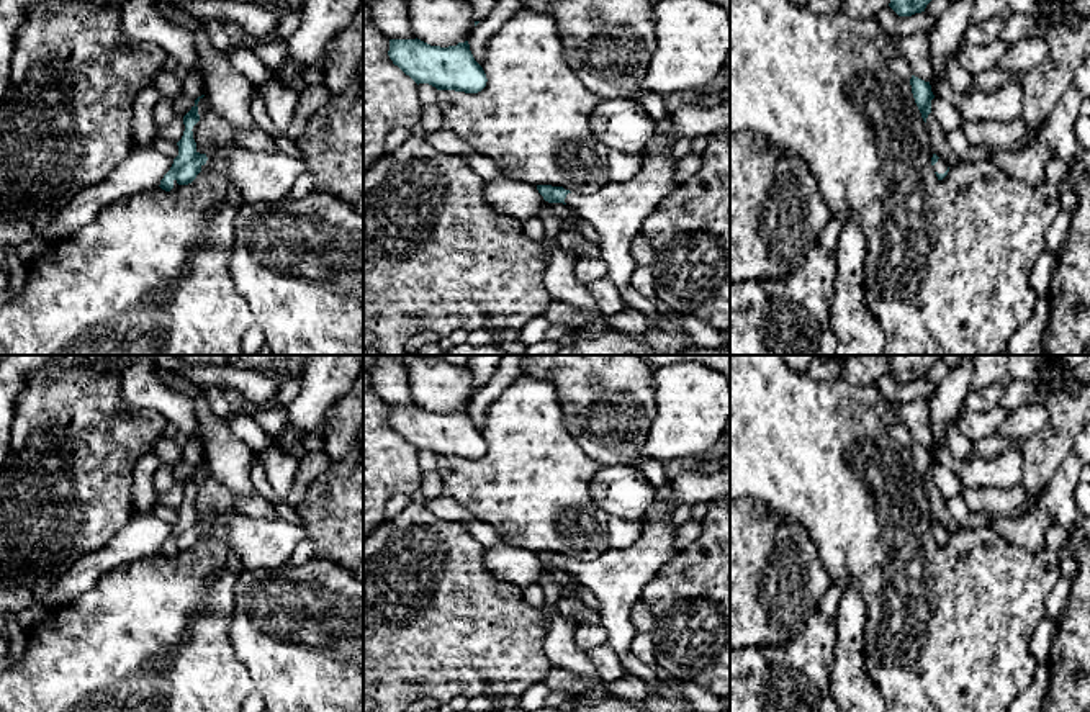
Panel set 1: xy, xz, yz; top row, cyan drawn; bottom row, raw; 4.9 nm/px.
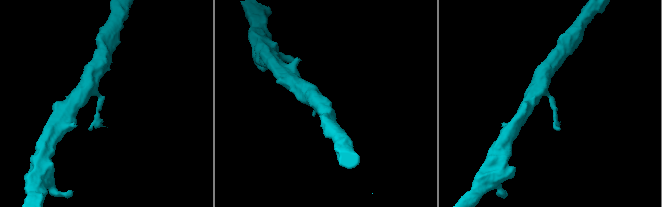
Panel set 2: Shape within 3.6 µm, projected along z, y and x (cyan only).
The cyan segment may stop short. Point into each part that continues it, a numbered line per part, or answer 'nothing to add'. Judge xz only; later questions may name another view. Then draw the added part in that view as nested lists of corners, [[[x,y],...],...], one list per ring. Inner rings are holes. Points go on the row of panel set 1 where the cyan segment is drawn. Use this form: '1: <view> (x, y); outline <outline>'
1: xz (617, 211); outline [[[671,115],[655,124],[640,172],[625,182],[609,182],[596,192],[566,195],[565,203],[571,211],[589,223],[599,232],[599,257],[607,264],[604,282],[622,293],[632,280],[637,267],[630,255],[632,241],[655,206],[673,188],[676,160],[673,159]]]

